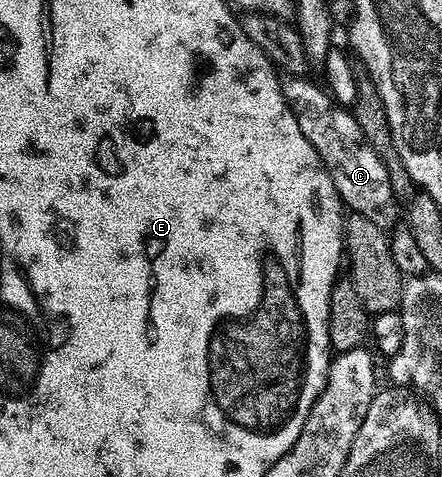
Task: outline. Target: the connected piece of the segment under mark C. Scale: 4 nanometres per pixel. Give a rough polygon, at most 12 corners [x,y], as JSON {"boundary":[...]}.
{"boundary":[[309,77],[285,100],[342,204],[384,229],[399,200],[352,110]]}

